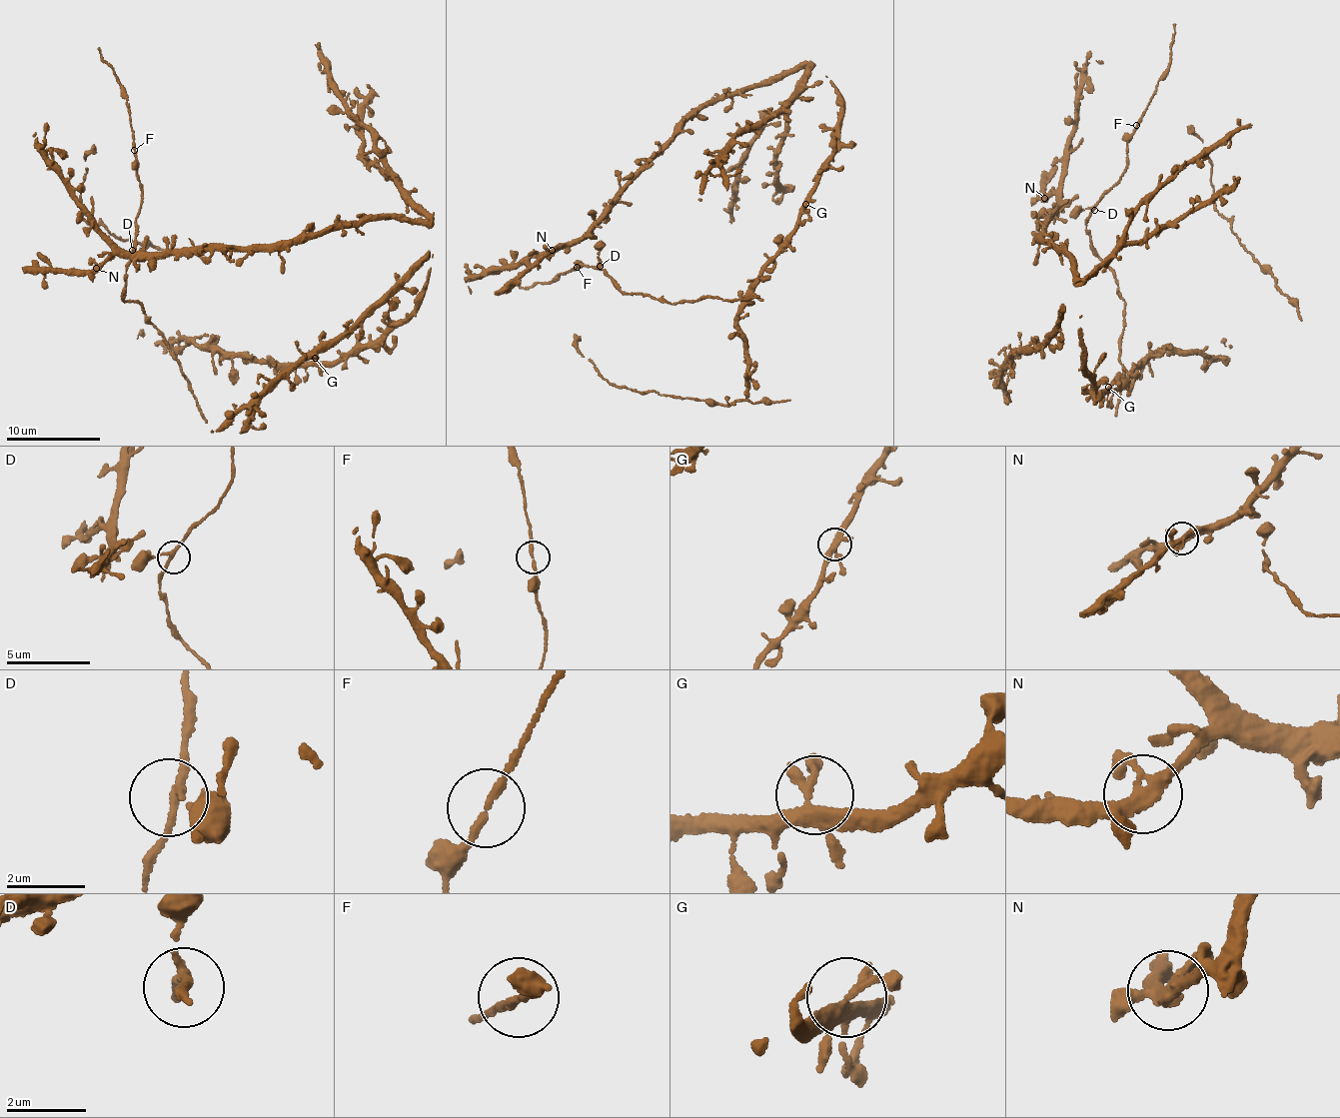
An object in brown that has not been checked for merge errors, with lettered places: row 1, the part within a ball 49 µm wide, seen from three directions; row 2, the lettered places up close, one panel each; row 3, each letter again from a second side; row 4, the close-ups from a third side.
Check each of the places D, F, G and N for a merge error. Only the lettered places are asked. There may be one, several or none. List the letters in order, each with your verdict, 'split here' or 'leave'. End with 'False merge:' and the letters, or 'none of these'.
D: leave
F: leave
G: leave
N: leave
False merge: none of these

